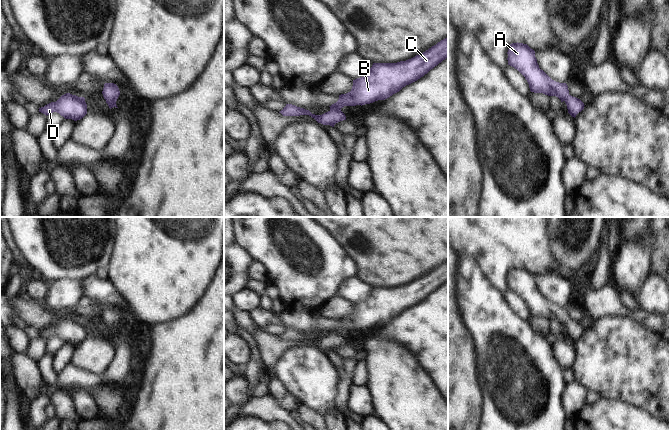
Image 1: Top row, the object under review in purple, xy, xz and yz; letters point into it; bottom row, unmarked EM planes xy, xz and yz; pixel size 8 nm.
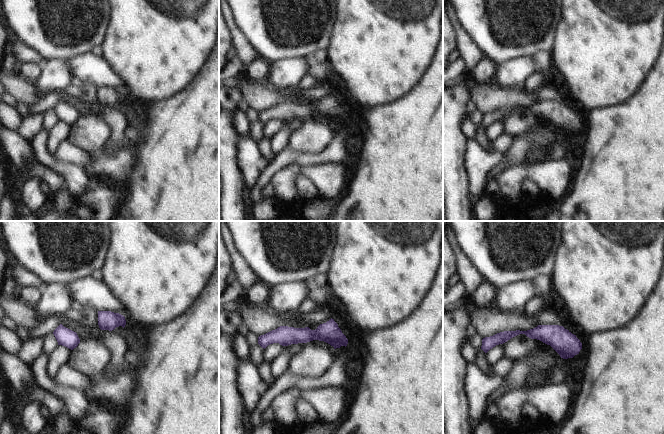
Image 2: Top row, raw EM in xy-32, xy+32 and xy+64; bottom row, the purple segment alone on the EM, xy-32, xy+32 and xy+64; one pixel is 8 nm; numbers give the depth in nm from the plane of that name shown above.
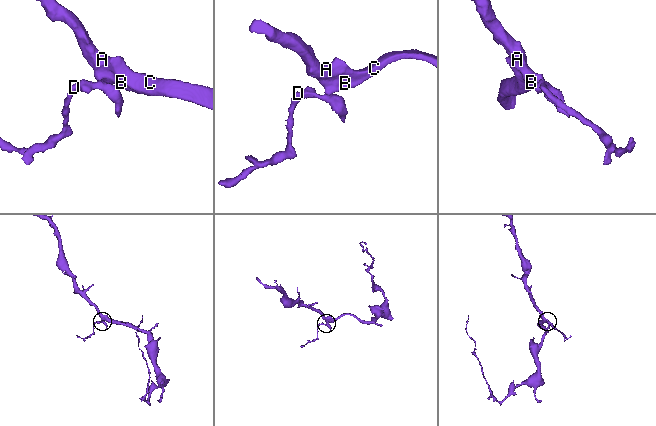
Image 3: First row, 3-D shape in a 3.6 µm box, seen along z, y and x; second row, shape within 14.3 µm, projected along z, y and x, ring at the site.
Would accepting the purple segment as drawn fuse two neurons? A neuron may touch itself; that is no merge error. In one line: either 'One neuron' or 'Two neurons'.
One neuron

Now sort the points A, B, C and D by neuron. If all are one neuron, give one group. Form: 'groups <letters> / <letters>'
groups A B C D

